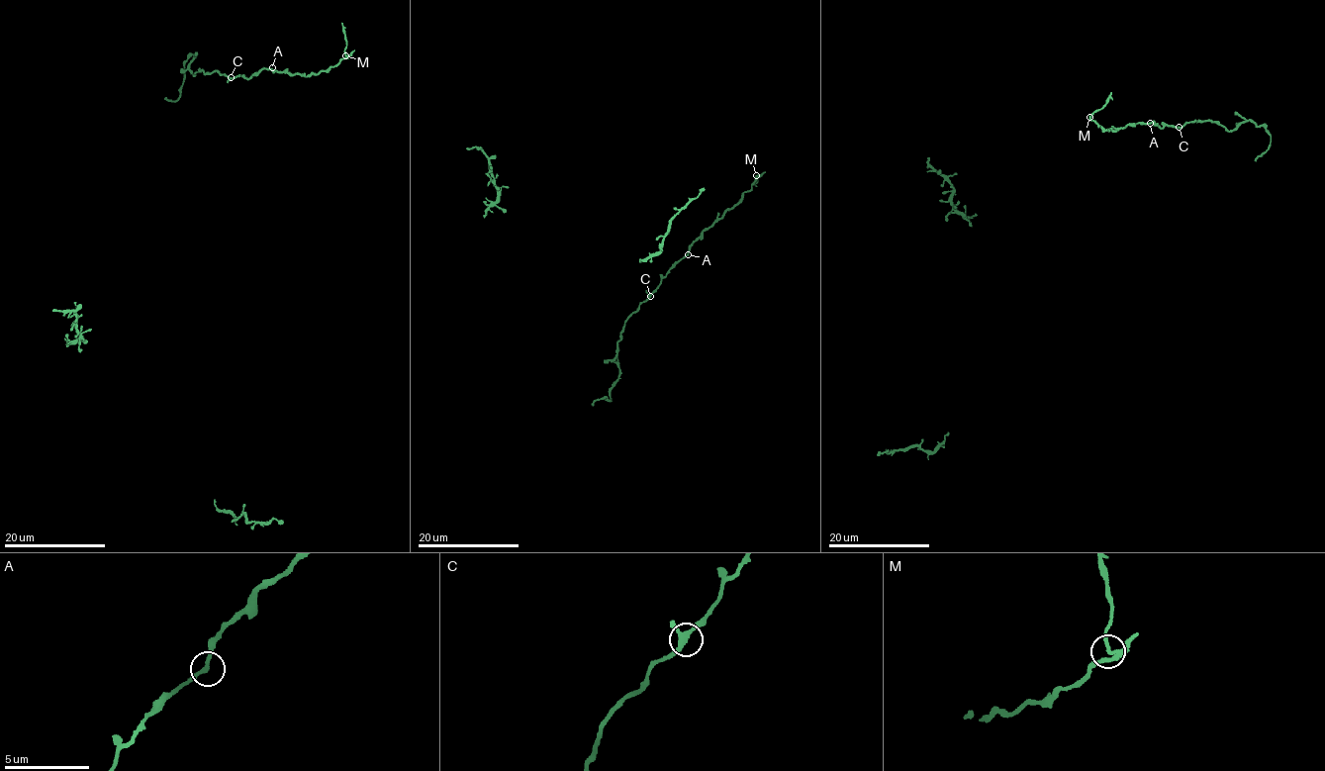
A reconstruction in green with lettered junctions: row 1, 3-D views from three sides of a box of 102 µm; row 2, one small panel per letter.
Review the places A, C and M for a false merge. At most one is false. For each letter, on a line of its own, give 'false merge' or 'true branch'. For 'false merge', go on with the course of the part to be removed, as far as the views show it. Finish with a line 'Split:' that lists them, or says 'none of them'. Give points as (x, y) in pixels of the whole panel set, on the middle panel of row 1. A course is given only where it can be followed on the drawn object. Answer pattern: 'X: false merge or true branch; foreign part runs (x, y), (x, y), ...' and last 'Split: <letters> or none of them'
A: true branch
C: true branch
M: false merge
Split: M

